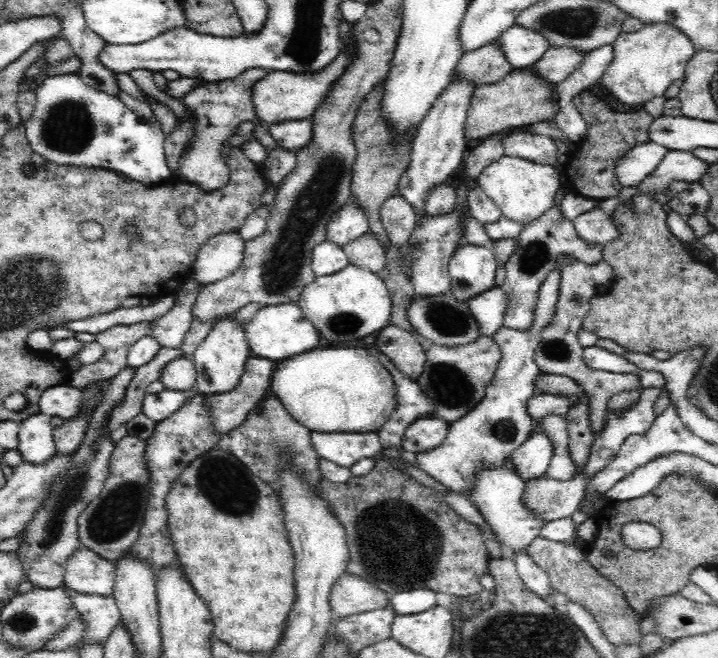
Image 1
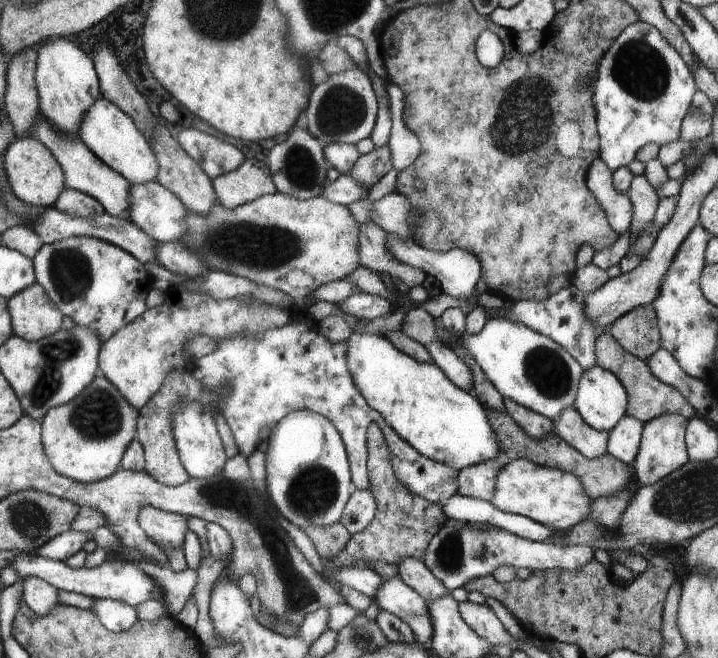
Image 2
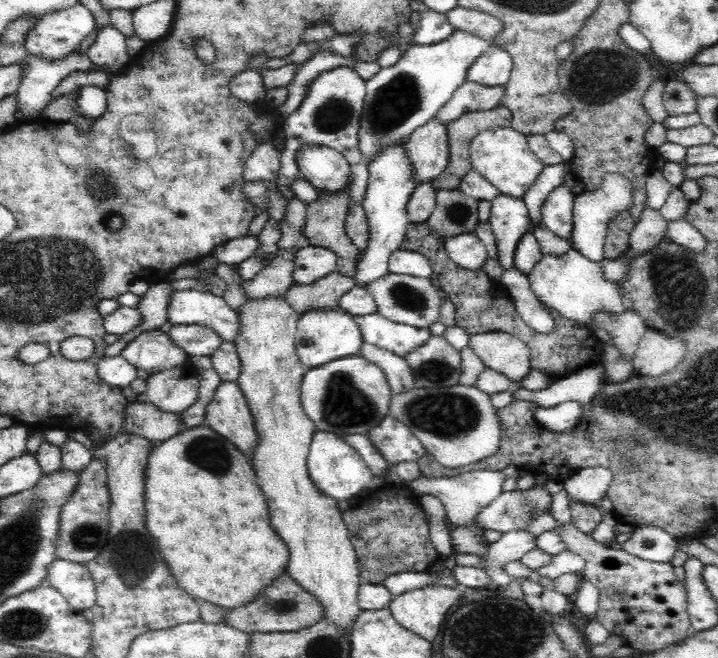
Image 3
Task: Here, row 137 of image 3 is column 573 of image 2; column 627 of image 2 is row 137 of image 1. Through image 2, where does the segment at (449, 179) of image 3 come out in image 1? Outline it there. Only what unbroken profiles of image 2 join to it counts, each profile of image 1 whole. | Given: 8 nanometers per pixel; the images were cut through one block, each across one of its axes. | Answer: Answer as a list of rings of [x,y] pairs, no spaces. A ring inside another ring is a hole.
[[[516,68],[508,72],[506,78],[494,84],[479,86],[469,103],[468,117],[465,123],[466,140],[489,137],[501,131],[526,128],[529,124],[554,122],[560,113],[560,105],[553,101],[552,92],[556,86],[536,78],[530,70]]]

